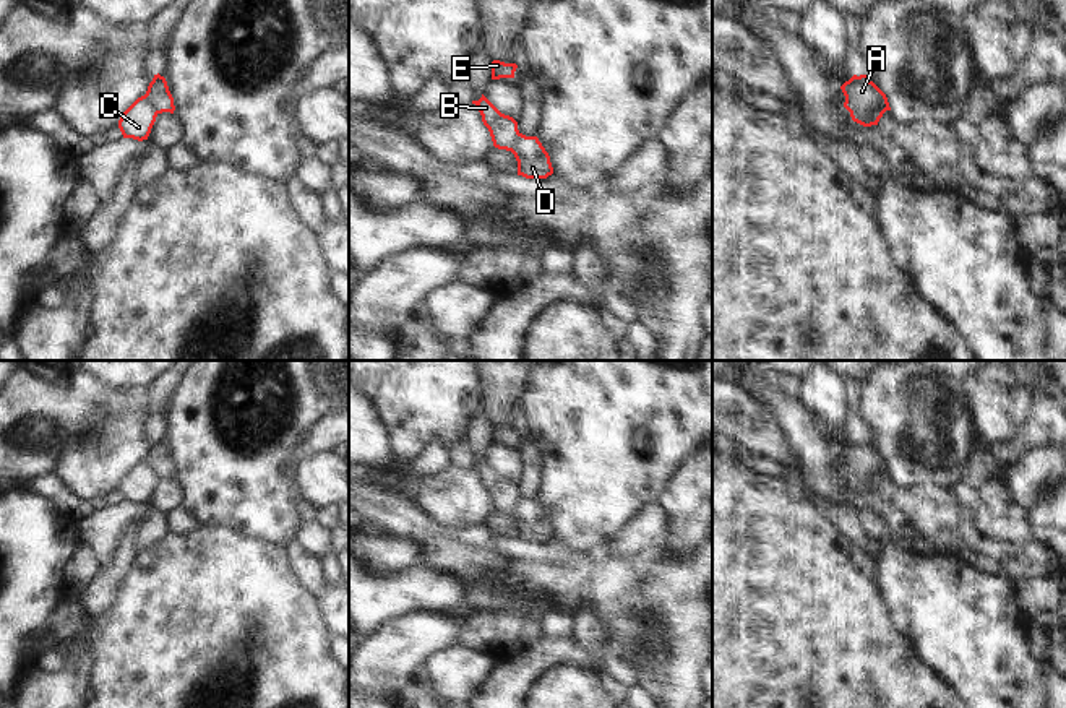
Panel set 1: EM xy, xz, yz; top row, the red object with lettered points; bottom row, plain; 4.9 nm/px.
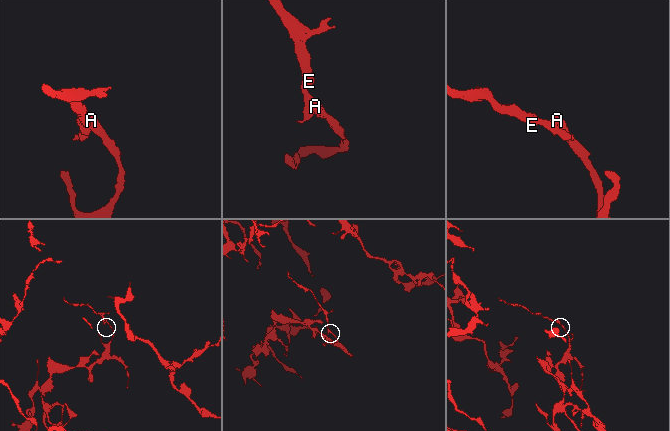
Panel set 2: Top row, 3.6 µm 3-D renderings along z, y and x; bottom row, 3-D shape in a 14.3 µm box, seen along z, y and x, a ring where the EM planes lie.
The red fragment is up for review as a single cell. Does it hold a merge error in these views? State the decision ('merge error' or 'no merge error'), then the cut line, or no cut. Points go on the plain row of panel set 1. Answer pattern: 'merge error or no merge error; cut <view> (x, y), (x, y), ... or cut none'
merge error; cut yz (846, 463), (863, 483), (872, 483), (876, 487)

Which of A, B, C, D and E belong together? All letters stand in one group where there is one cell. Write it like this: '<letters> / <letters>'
A D / B C E

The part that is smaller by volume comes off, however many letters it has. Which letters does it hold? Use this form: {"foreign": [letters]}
{"foreign": ["B", "C", "E"]}

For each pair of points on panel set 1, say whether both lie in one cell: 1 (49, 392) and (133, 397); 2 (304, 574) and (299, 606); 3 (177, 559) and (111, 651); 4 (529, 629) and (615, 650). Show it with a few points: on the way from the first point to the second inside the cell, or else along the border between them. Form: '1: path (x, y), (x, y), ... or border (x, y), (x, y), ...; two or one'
1: border (90, 410), (73, 421), (73, 432), (65, 439); two
2: border (284, 556), (289, 574), (312, 600), (323, 622); two
3: path (177, 582), (132, 629); one
4: border (503, 609), (531, 611), (541, 616); two

